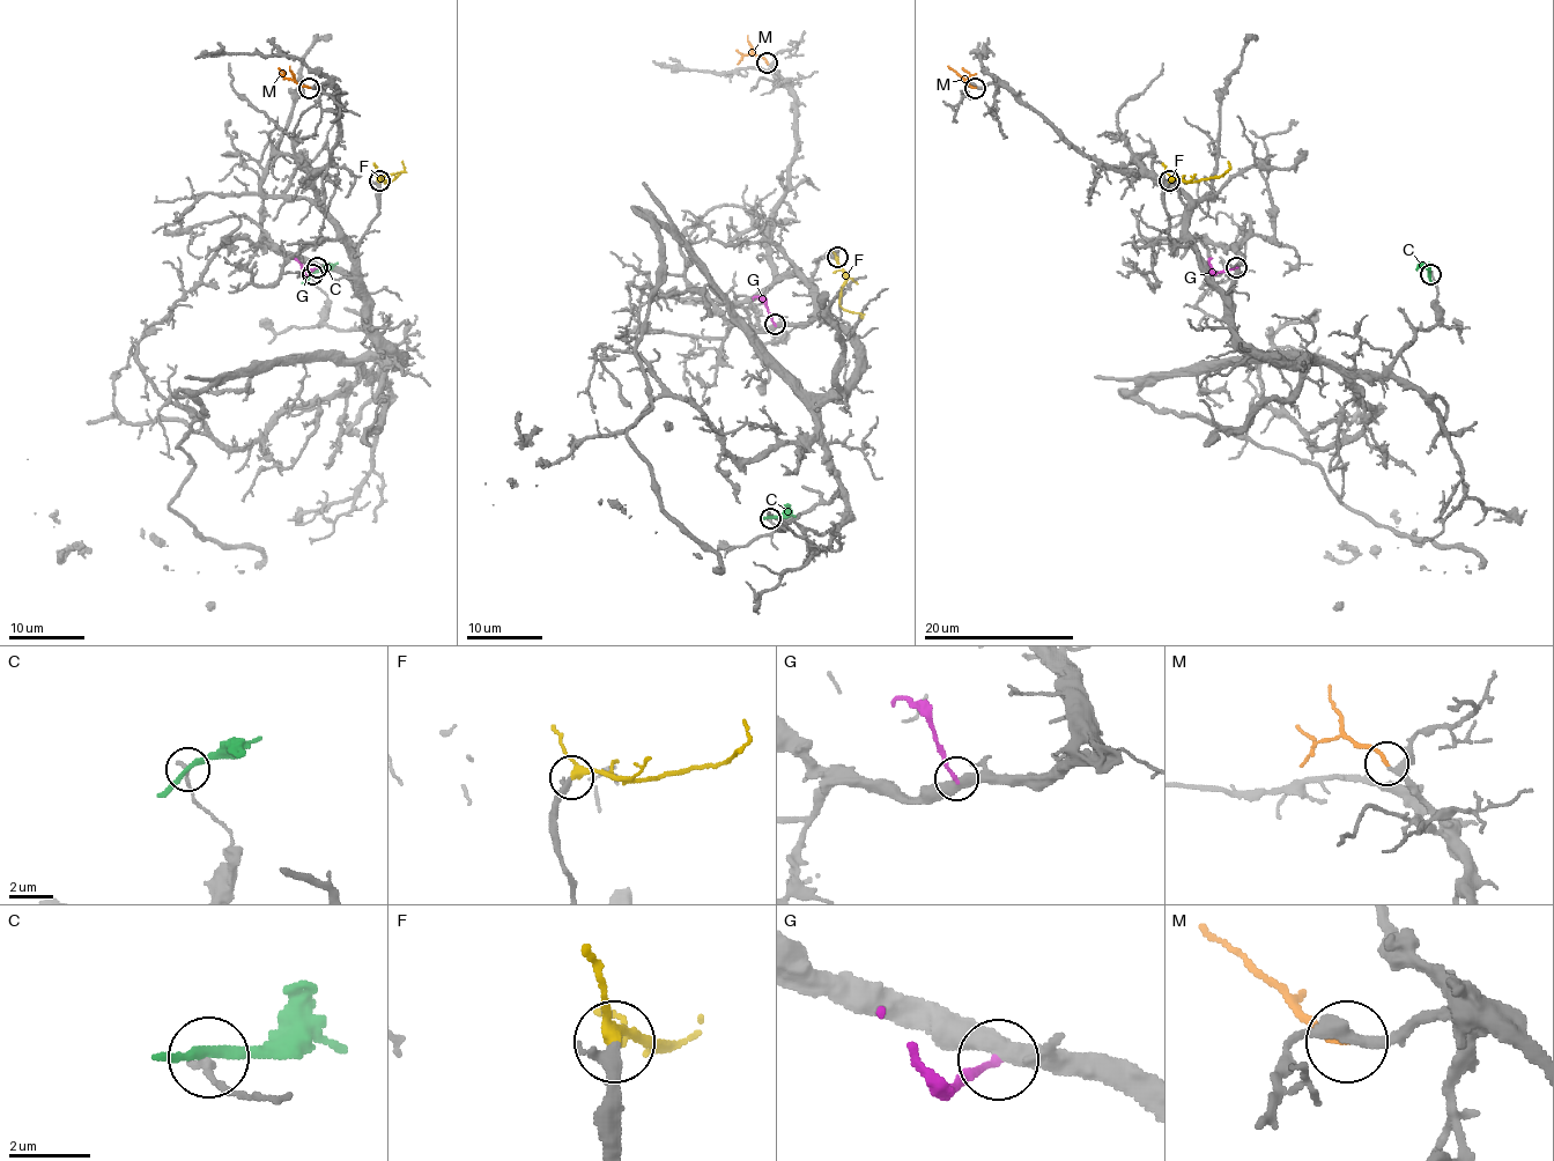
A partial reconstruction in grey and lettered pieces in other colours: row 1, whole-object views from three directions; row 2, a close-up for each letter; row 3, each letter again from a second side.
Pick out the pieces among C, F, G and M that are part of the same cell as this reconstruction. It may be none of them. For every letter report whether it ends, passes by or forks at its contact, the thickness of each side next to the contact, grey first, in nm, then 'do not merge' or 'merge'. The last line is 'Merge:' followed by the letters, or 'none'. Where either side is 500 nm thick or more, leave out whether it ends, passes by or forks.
C: it passes by | 200/200 nm | do not merge
F: it passes by | 360/240 nm | merge
G: it ends | 440/160 nm | do not merge
M: it ends | 220/190 nm | merge
Merge: F, M

